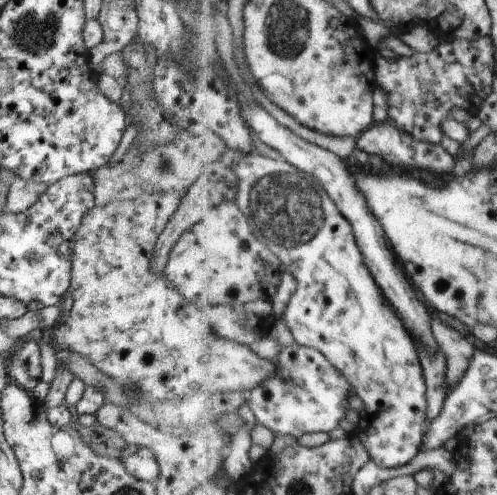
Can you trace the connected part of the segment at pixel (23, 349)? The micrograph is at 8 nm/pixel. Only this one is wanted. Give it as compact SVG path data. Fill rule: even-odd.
M34 340L23 341L10 356L7 365L9 378L16 380L24 389L33 391L42 372L40 356L40 344Z

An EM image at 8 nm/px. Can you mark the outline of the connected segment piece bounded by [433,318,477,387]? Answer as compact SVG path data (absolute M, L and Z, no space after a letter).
M440 318L434 319L434 334L440 347L448 354L448 378L450 386L460 385L462 378L469 372L477 348L464 336L462 330L454 330Z

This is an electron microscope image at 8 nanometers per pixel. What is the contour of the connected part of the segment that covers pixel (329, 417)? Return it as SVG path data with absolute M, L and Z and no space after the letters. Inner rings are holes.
M296 342L293 346L284 347L284 352L274 359L278 362L278 374L274 378L260 384L250 394L250 405L257 414L257 420L277 435L306 436L306 434L318 432L332 432L340 426L340 422L348 416L352 410L352 396L357 394L349 378L333 362L319 350Z

